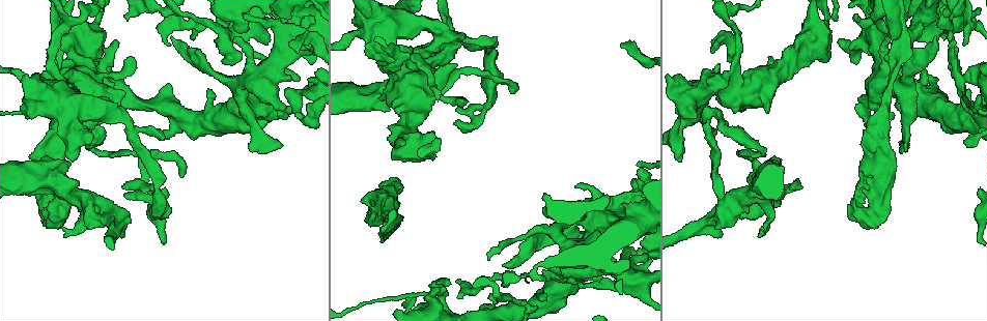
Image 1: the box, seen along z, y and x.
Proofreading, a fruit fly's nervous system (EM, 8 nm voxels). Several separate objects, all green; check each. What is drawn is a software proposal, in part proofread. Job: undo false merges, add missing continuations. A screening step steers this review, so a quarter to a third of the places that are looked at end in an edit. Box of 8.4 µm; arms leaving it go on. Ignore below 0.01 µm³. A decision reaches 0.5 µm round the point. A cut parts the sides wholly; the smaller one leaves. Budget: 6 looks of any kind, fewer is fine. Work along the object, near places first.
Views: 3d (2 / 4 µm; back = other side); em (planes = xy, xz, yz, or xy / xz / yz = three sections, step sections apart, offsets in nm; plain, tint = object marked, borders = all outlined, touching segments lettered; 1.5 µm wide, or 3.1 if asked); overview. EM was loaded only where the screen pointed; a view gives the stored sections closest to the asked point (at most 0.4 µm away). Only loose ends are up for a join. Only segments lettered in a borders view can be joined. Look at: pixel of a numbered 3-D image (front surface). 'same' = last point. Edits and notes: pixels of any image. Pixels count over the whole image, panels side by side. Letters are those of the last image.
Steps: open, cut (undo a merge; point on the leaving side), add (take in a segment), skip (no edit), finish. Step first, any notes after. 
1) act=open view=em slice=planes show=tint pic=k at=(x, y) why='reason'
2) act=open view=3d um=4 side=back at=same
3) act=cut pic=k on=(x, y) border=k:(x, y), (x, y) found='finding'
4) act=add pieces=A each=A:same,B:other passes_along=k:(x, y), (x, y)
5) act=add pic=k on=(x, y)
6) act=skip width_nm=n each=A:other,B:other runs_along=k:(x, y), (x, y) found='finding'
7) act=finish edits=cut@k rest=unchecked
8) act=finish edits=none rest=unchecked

act=open view=em slice=planes show=tint pic=1 at=(183, 14) why='narrows sharply'

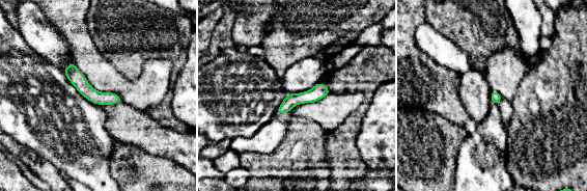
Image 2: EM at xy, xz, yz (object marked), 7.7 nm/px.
act=open view=em slice=planes show=borders at=same why='see the neighbours'

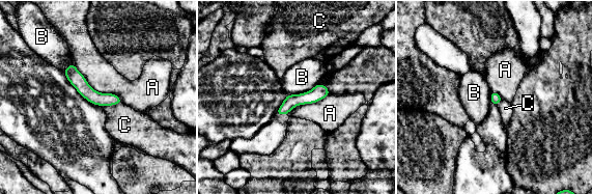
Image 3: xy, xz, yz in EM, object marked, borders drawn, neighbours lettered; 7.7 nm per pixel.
act=skip each=A:other,B:other,C:other found='all the same neuron'

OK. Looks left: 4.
act=open view=3d um=2 pic=1 at=(827, 13) why='calibre changes'

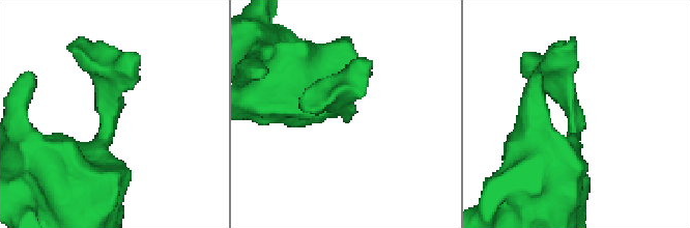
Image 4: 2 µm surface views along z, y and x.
act=open view=em slice=yz step=8 show=borders pic=4 at=(109, 107) why='need the tissue'

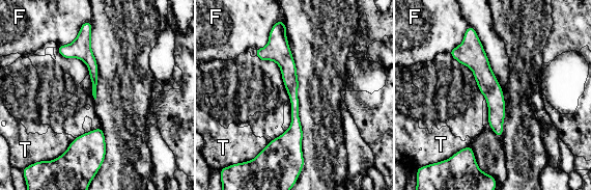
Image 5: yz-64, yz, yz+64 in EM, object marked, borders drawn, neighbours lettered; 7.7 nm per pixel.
act=skip width_nm=50 each=F:other,T:other runs_along=5:(280, 35), (294, 101), (292, 158) found='all the same neuron'

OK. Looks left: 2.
act=open view=3d um=2 pic=1 at=(90, 146) why='calibre changes'

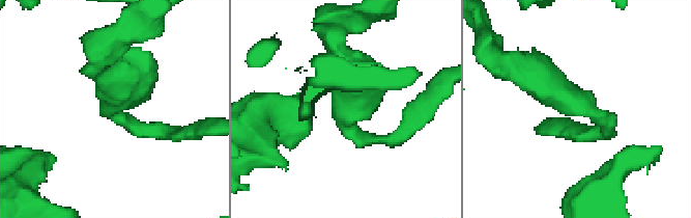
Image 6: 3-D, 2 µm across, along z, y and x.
act=open view=em slice=planes show=borders pic=6 at=(111, 109)

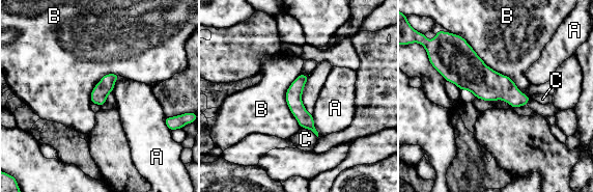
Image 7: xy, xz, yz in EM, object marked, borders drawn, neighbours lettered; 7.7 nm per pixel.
act=skip width_nm=130 each=A:other,B:other,C:other border=7:(457, 34), (524, 94) found='one neuron here'

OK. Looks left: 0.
act=finish edits=none rest=unchecked

